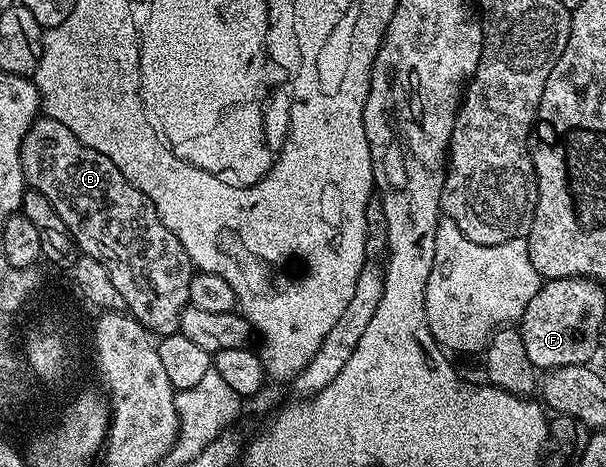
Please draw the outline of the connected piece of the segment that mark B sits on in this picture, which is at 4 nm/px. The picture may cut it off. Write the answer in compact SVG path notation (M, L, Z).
M40 116L32 122L21 144L21 164L26 185L46 196L61 216L75 240L78 251L105 266L118 293L125 299L126 311L152 335L163 337L180 331L181 314L188 305L188 286L193 273L191 258L184 246L159 218L155 205L138 190L101 152L89 148L54 116Z

